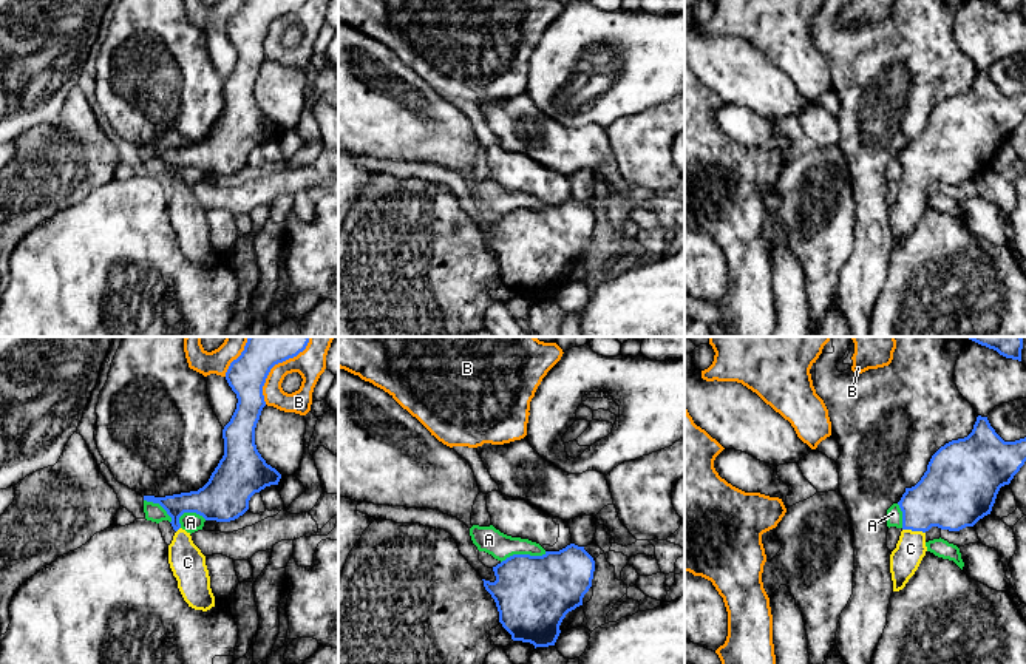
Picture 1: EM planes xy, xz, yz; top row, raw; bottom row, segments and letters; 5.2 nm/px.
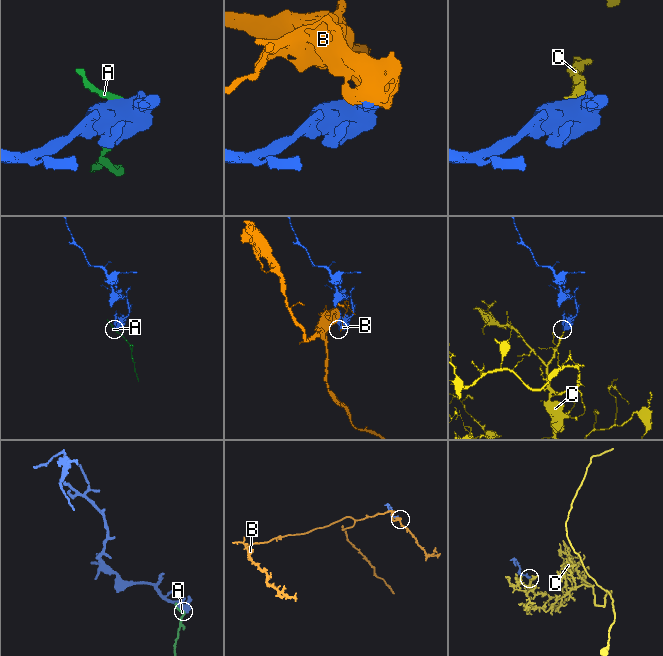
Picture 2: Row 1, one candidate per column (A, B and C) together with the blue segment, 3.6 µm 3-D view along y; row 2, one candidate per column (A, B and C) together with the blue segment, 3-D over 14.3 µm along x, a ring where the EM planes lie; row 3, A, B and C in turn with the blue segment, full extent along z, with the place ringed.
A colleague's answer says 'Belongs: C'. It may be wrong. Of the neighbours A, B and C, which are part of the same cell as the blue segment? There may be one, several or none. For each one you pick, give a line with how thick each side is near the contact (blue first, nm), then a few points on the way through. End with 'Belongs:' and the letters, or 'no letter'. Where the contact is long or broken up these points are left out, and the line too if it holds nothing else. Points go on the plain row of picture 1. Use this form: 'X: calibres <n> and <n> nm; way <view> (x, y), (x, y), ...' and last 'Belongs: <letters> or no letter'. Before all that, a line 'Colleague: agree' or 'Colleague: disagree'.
Colleague: agree
C: calibres 340 and 160 nm; way yz (947, 150), (913, 184), (910, 203)
Belongs: C

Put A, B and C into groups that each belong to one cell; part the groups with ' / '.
A / B / C

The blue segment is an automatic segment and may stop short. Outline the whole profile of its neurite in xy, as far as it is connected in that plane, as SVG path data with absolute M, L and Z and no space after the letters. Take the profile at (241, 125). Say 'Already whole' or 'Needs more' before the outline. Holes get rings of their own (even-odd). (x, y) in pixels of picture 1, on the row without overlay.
Needs more. M244 0L226 26L226 34L238 57L223 83L224 110L209 136L198 145L165 151L144 150L159 158L172 171L176 185L168 199L168 218L178 242L195 264L215 261L206 210L181 182L184 167L196 167L206 174L230 176L249 164L249 154L266 141L278 139L281 128L266 117L255 99L255 82L266 60L263 40L270 23L297 11L306 0Z

